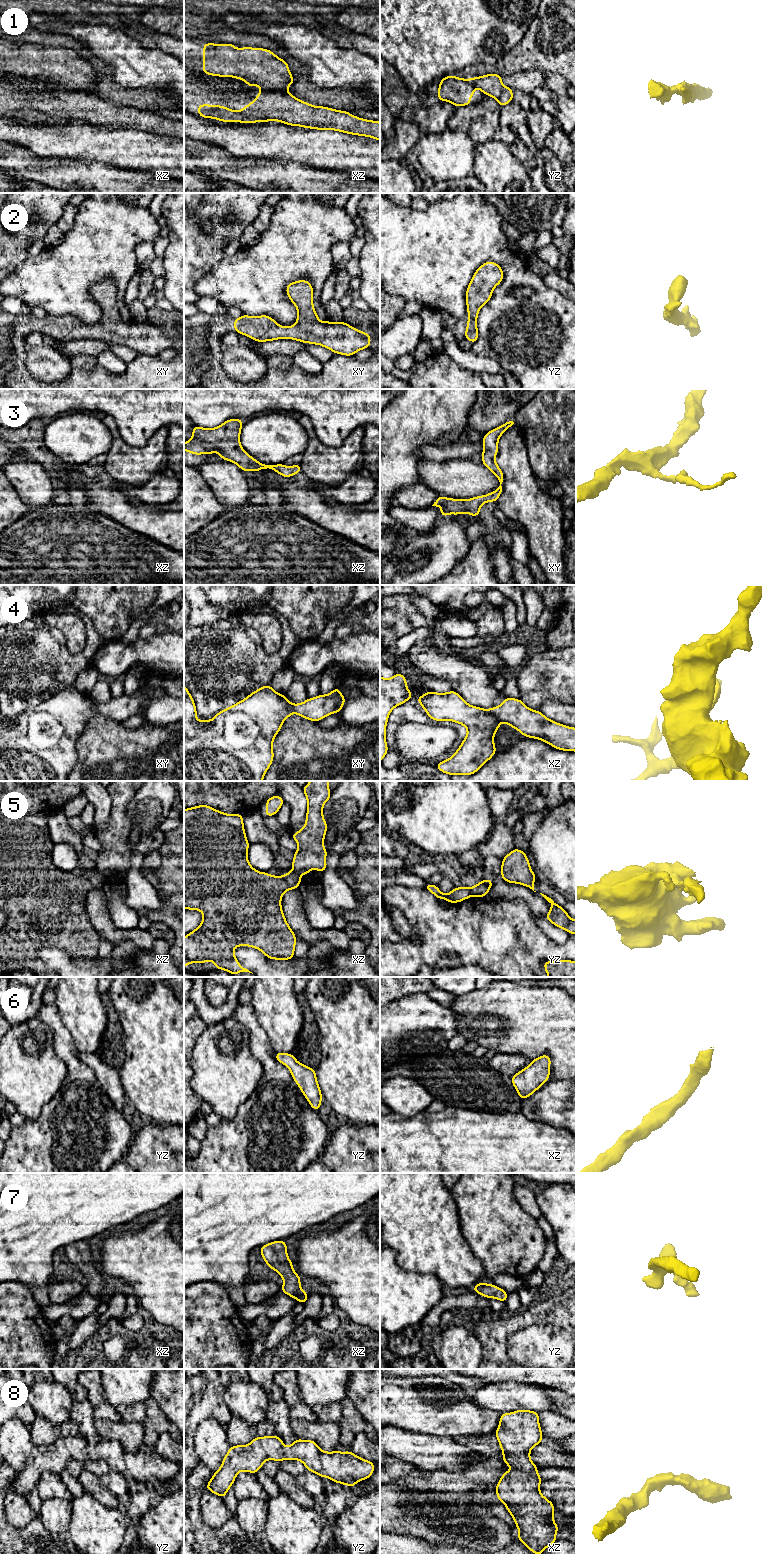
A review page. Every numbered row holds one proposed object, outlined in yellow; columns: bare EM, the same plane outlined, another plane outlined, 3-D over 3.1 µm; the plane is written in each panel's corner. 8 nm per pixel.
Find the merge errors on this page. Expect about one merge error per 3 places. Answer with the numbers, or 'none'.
1, 4

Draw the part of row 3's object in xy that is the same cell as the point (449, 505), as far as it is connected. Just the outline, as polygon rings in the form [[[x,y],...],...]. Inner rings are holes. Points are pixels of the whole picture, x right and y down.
[[[513,421],[506,422],[499,427],[489,431],[483,435],[482,445],[484,451],[481,453],[482,464],[485,465],[499,480],[499,487],[497,490],[483,496],[476,496],[470,499],[453,499],[443,496],[438,496],[432,506],[441,506],[440,515],[446,517],[448,514],[464,514],[468,513],[471,516],[478,517],[481,506],[486,502],[496,502],[503,492],[504,474],[500,467],[495,462],[495,457],[498,453],[498,441],[501,435],[507,431],[512,425]]]

